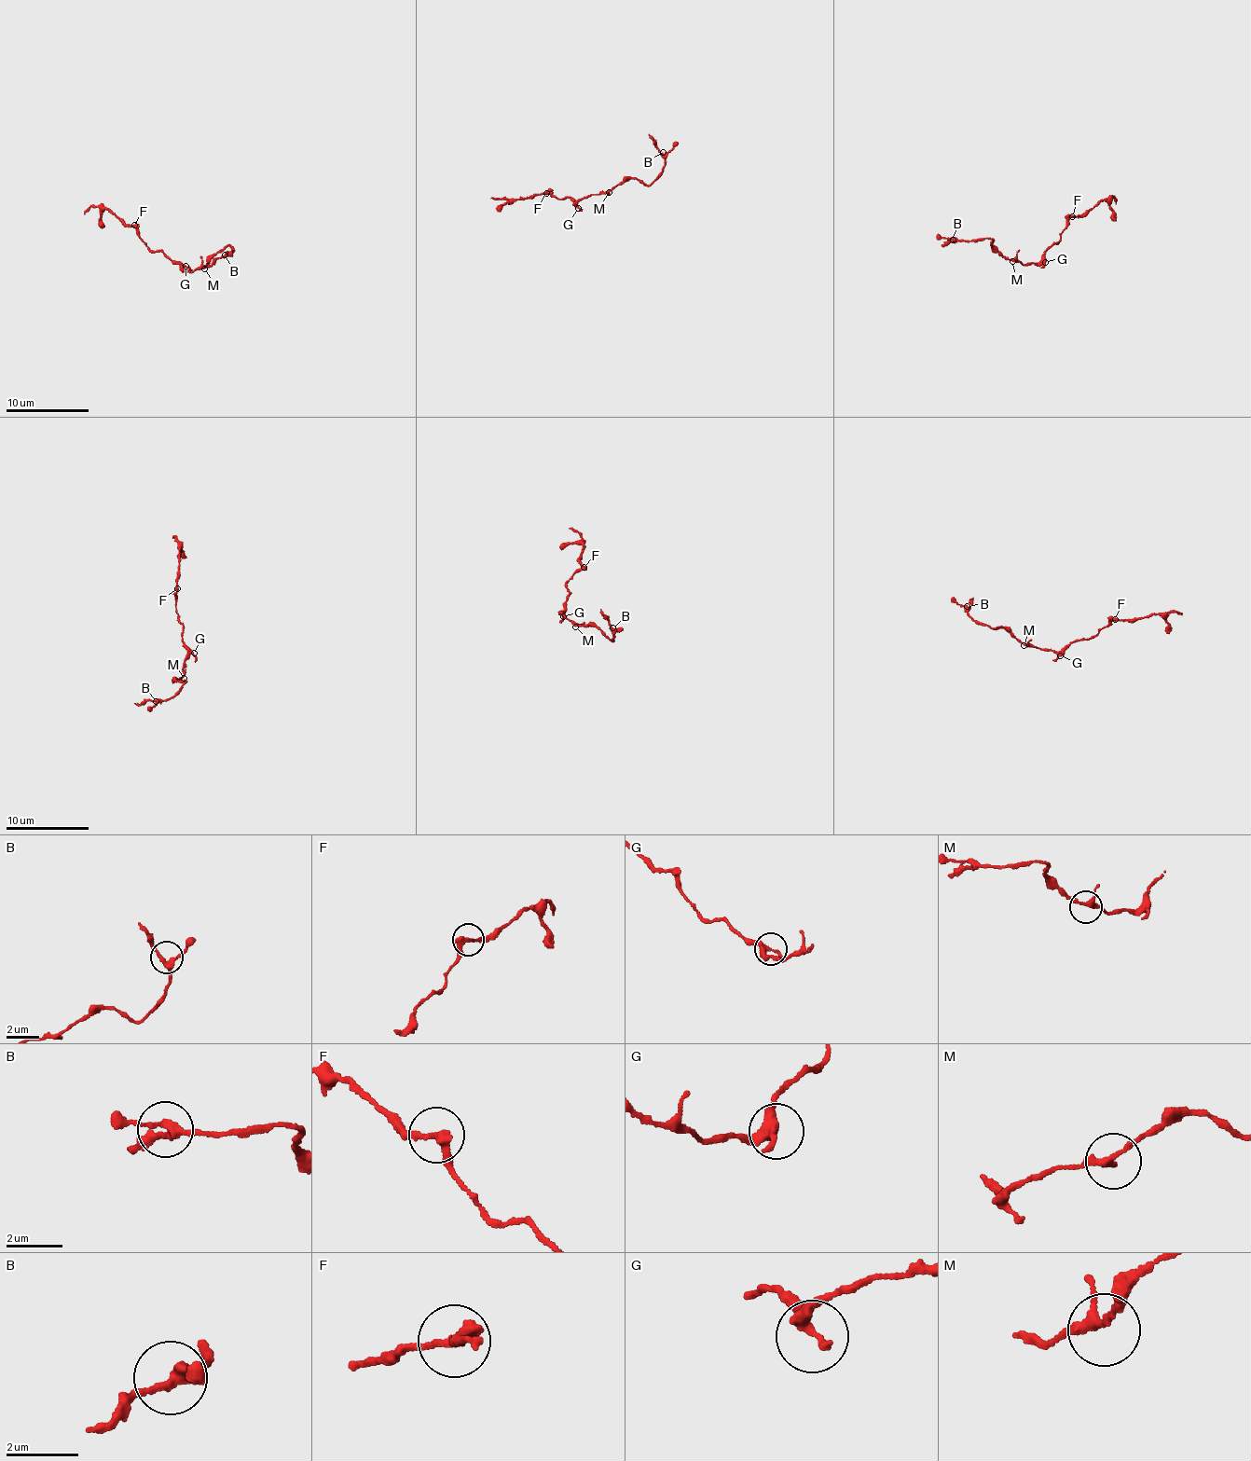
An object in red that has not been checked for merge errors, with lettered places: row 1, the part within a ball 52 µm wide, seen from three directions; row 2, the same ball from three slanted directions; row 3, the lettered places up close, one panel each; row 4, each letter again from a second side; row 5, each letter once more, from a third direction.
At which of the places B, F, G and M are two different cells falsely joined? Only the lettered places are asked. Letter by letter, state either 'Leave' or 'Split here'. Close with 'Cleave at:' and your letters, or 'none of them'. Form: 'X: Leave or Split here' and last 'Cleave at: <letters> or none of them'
B: Leave
F: Split here
G: Leave
M: Leave
Cleave at: F

